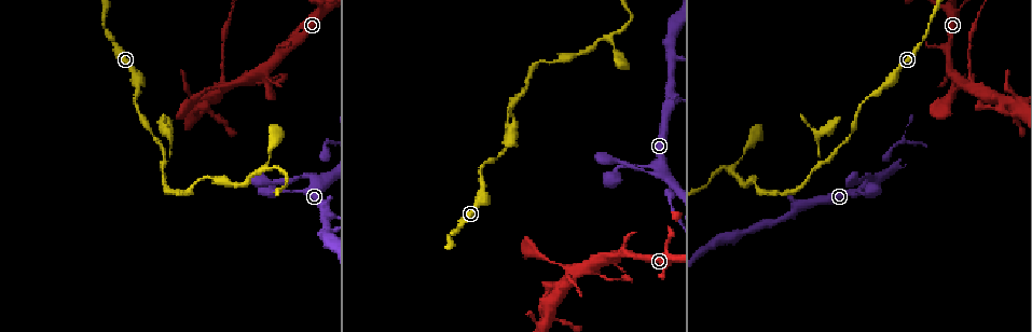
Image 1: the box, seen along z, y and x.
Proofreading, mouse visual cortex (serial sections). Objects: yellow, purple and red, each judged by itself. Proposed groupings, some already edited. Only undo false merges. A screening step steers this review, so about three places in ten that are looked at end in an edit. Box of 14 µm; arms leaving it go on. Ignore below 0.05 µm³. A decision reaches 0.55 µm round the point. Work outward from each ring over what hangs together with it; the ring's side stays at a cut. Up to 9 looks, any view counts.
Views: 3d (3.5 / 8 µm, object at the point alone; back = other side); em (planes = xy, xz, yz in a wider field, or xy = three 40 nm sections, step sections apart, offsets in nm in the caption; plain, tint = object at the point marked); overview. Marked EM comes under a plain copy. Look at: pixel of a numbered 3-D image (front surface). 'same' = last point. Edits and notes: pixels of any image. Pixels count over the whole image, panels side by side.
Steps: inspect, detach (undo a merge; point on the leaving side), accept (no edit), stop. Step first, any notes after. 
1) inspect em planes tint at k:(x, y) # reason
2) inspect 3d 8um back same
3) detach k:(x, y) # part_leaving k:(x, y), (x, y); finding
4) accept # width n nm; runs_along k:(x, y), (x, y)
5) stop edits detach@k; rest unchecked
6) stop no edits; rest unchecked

inspect 3d 3.5um at 1:(104, 26) # narrows sharply

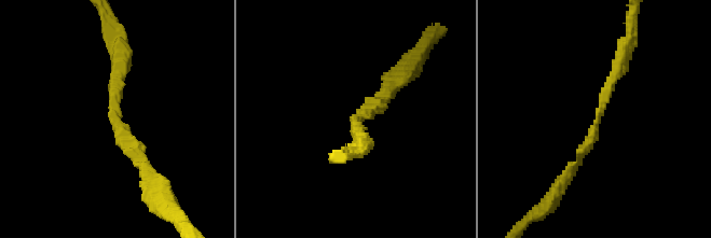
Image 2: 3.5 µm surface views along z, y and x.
inspect em xy step 3 tint at 2:(116, 118)

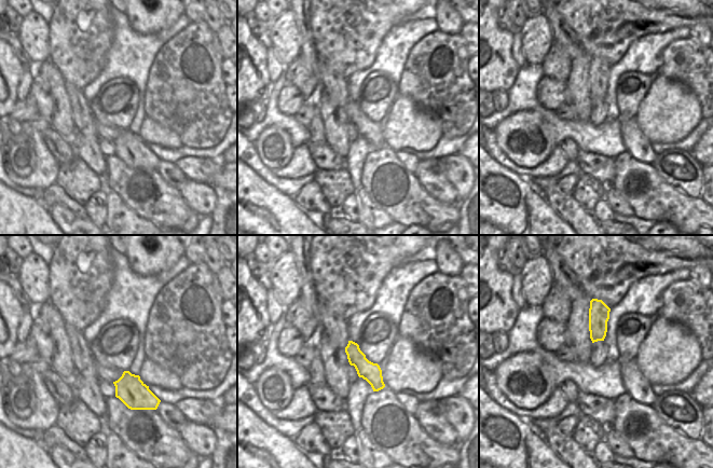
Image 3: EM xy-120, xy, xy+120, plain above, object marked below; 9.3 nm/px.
accept # runs_along 3:(351, 344), (356, 358), (380, 386); continuous, no second cell

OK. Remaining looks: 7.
inspect 3d 3.5um back at 1:(505, 125) # three arms meet

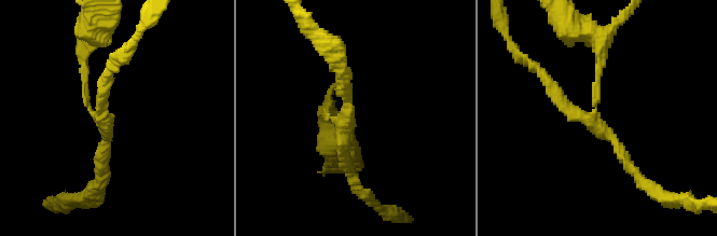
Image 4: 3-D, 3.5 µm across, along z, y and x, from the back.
inspect em xy step 5 tint at 4:(102, 117) # arms 3; arm_widths 100, 150, 200 nm; shape alone is not enough

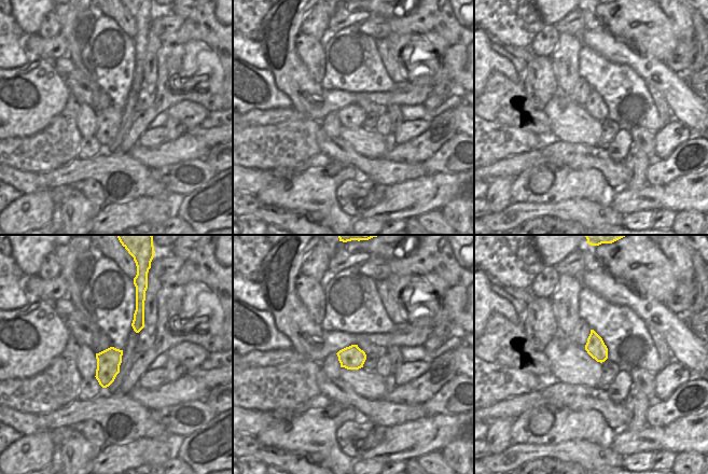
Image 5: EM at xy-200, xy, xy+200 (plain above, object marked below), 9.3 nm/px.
accept # runs_along 4:(537, 69), (634, 171); continuous, no second cell

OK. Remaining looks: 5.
inspect 3d 3.5um at 1:(731, 168)

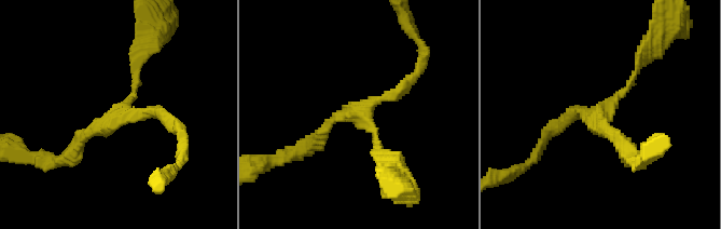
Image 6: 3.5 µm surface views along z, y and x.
inspect em xy step 3 tint at 6:(120, 115)

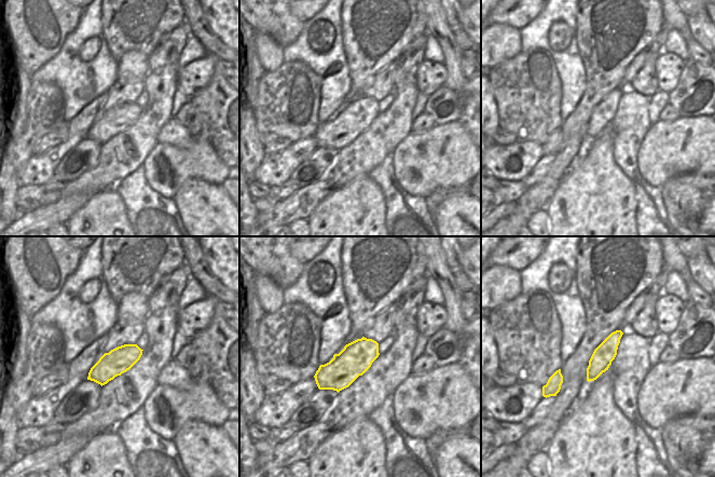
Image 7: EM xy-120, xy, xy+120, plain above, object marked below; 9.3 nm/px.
accept # runs_along 6:(72, 156), (132, 98), (138, 58); one cell here

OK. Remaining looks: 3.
inspect 3d 3.5um back at 1:(575, 276) # four-way junction

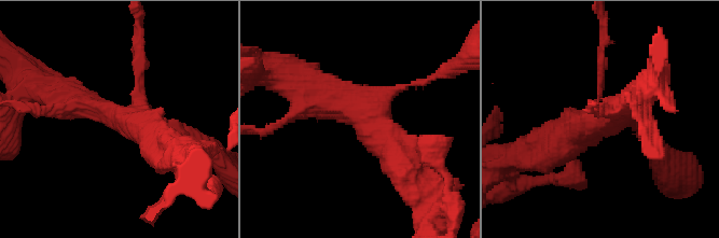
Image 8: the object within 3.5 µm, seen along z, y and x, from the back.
inspect em xy step 1 tint at 8:(114, 117) # now the EM

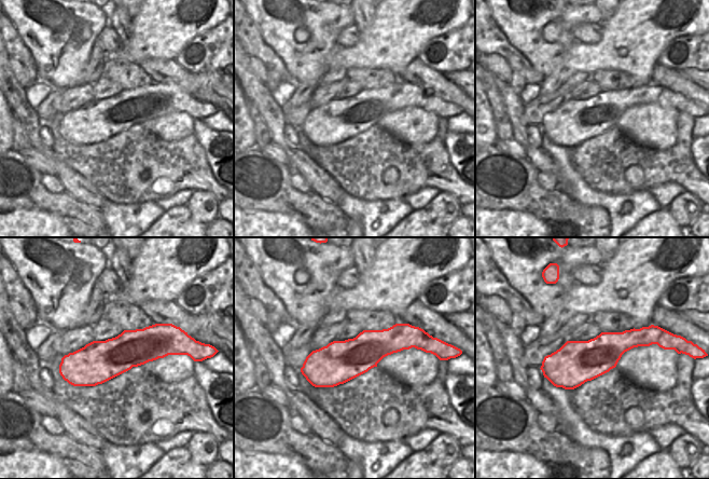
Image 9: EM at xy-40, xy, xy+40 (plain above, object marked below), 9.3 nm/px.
detach 8:(139, 52) # arm_widths 100, 100, 400, 450 nm; part_leaving 8:(140, 89), (137, 80), (140, 29); a second cell is stuck on

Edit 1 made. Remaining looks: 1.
stop edits detach@8; rest unchecked

